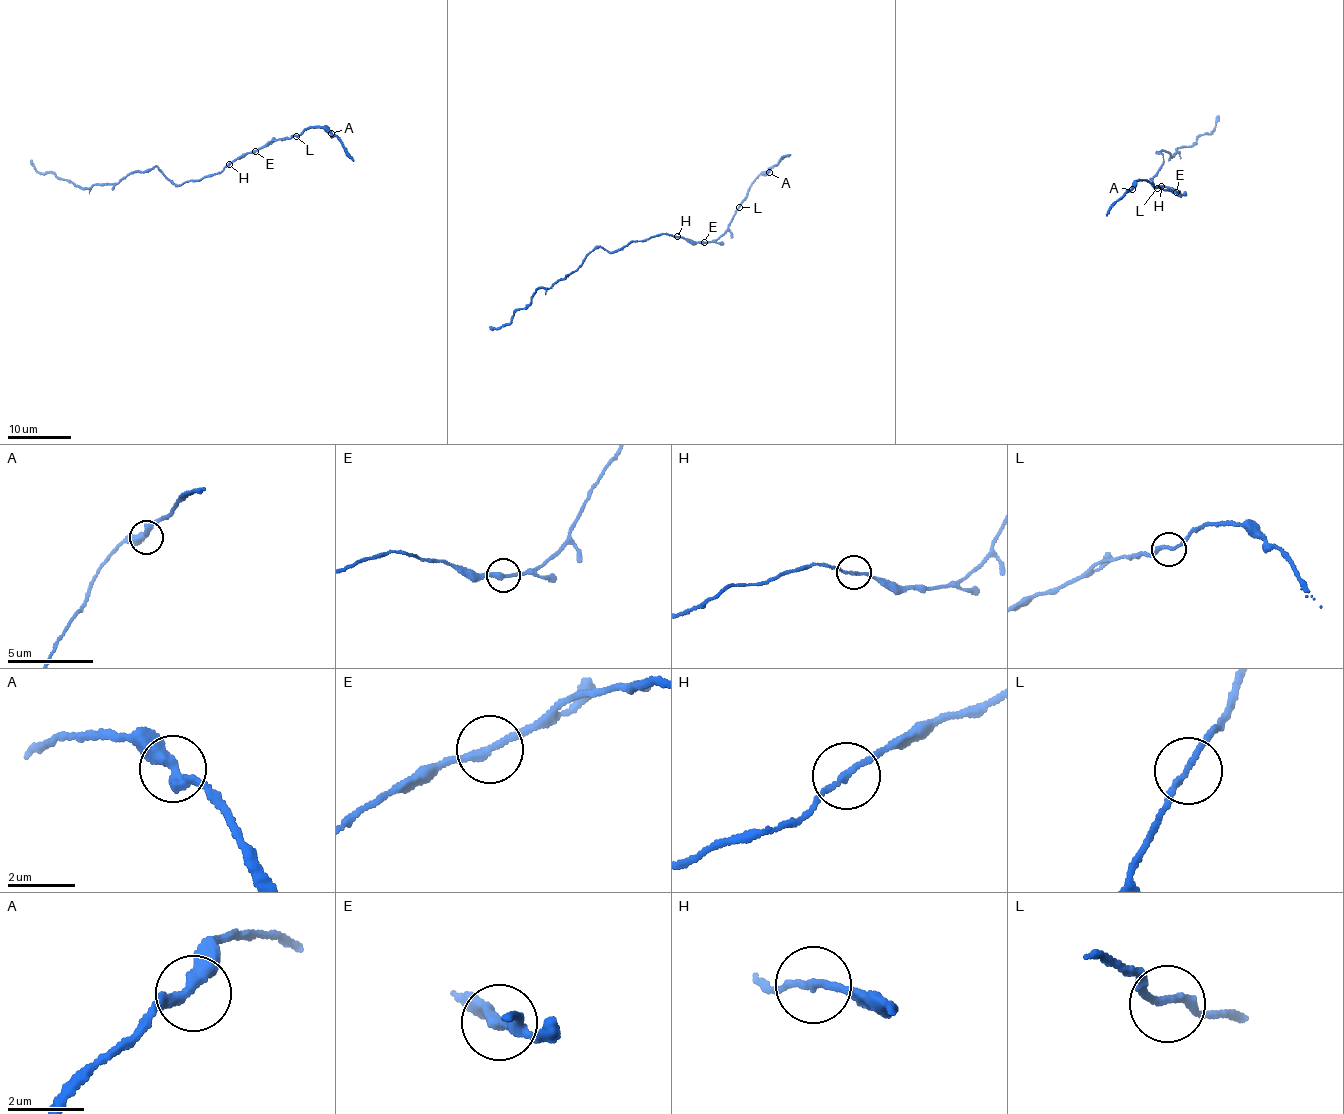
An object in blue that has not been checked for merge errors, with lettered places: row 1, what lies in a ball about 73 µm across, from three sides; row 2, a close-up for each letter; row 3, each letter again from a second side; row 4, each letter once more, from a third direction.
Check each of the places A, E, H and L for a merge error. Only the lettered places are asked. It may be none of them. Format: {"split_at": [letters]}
{"split_at": ["H"]}

